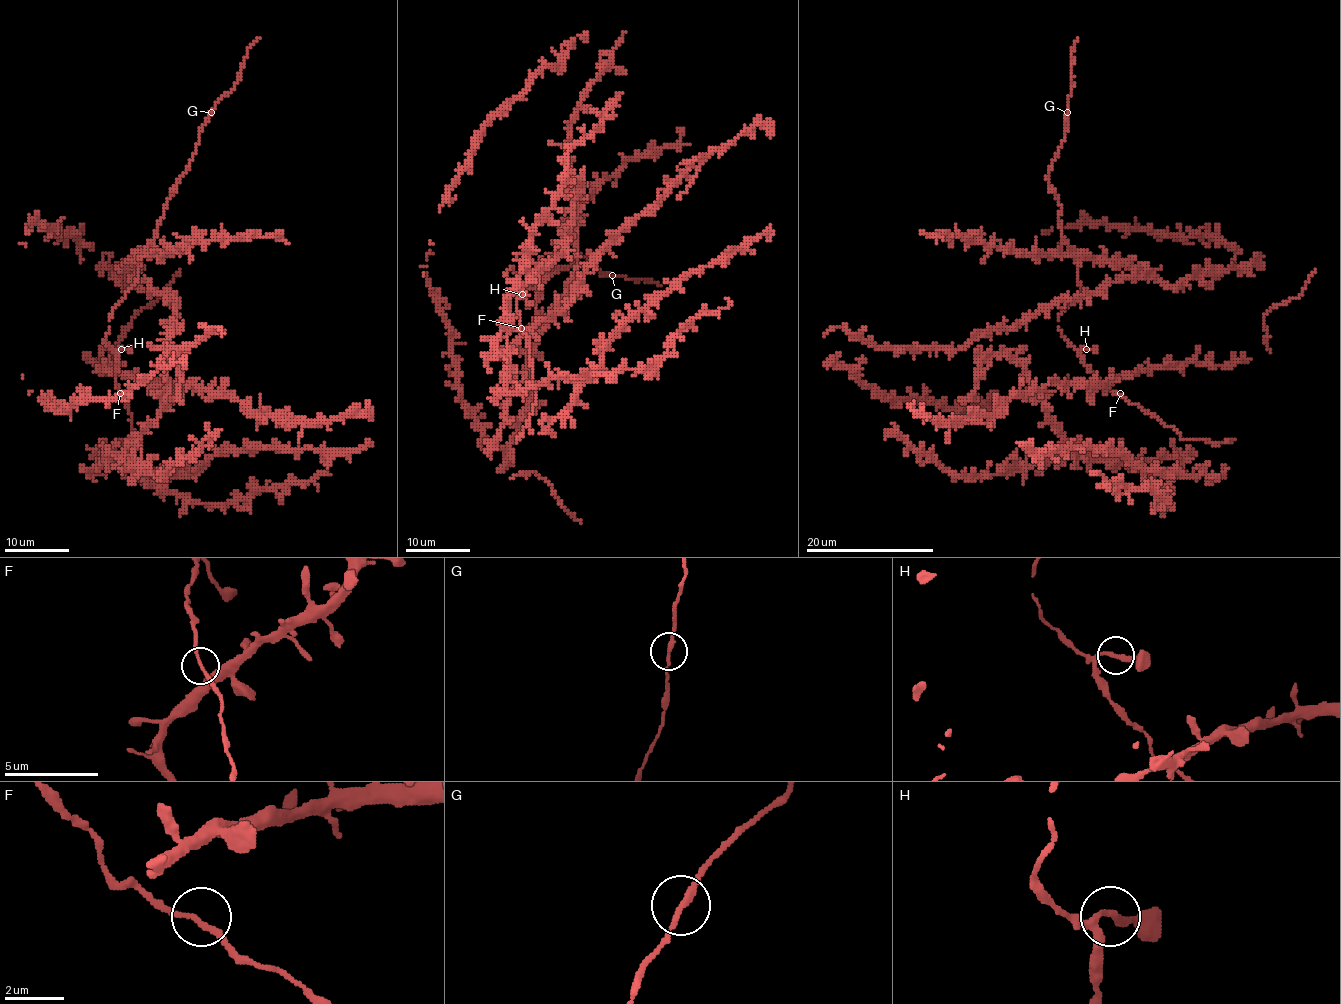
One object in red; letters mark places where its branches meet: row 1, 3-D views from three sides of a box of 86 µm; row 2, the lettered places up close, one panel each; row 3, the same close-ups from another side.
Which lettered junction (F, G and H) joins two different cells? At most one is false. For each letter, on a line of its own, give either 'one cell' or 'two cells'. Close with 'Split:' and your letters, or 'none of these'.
F: one cell
G: one cell
H: one cell
Split: none of these

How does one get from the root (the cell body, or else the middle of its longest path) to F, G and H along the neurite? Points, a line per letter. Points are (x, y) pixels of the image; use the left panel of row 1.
F: (174, 299), (128, 271), (136, 257), (137, 281), (113, 310), (105, 337), (118, 353), (115, 384), (120, 393)
G: (174, 299), (136, 280), (128, 268), (155, 236), (169, 194), (187, 169), (201, 125), (211, 113)
H: (174, 299), (128, 271), (136, 257), (137, 281), (113, 310), (105, 337), (110, 347), (121, 349)

